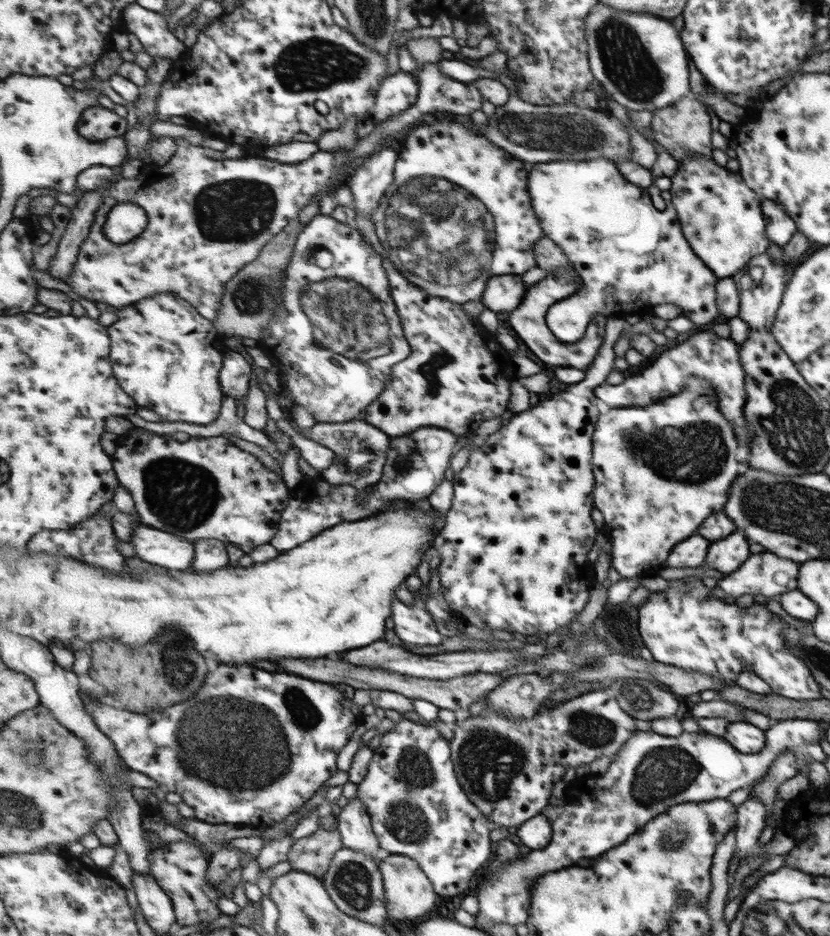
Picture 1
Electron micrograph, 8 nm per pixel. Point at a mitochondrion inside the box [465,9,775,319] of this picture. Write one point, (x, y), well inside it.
(568, 134)

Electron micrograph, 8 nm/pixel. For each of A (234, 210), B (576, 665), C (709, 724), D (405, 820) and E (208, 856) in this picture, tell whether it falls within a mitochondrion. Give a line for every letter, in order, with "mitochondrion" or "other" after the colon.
A: mitochondrion
B: other
C: other
D: mitochondrion
E: other

